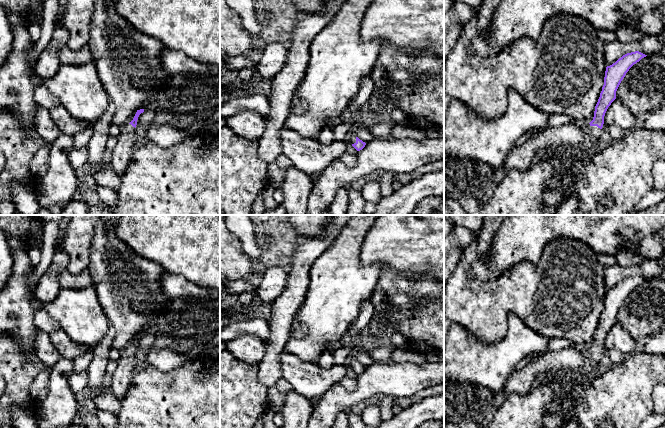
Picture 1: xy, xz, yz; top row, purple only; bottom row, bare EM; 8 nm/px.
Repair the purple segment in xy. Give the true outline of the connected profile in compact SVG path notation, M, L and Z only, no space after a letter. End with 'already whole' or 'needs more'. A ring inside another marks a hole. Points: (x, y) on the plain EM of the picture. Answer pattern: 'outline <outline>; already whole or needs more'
outline M144 333L137 334L133 344L123 350L121 357L118 361L117 368L113 375L111 376L111 386L110 389L114 395L122 401L126 395L129 385L132 381L132 377L135 373L135 354L137 349L138 341Z; needs more

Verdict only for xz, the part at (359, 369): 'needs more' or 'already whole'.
needs more

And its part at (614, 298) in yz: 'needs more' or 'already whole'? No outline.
needs more

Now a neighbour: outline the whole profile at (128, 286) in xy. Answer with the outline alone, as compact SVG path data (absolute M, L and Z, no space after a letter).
M101 215L95 226L90 248L90 263L87 267L93 281L98 301L114 328L113 348L129 348L136 336L150 331L150 323L162 314L171 297L161 288L161 276L164 268L134 252L124 241L119 239L115 228L121 215Z

